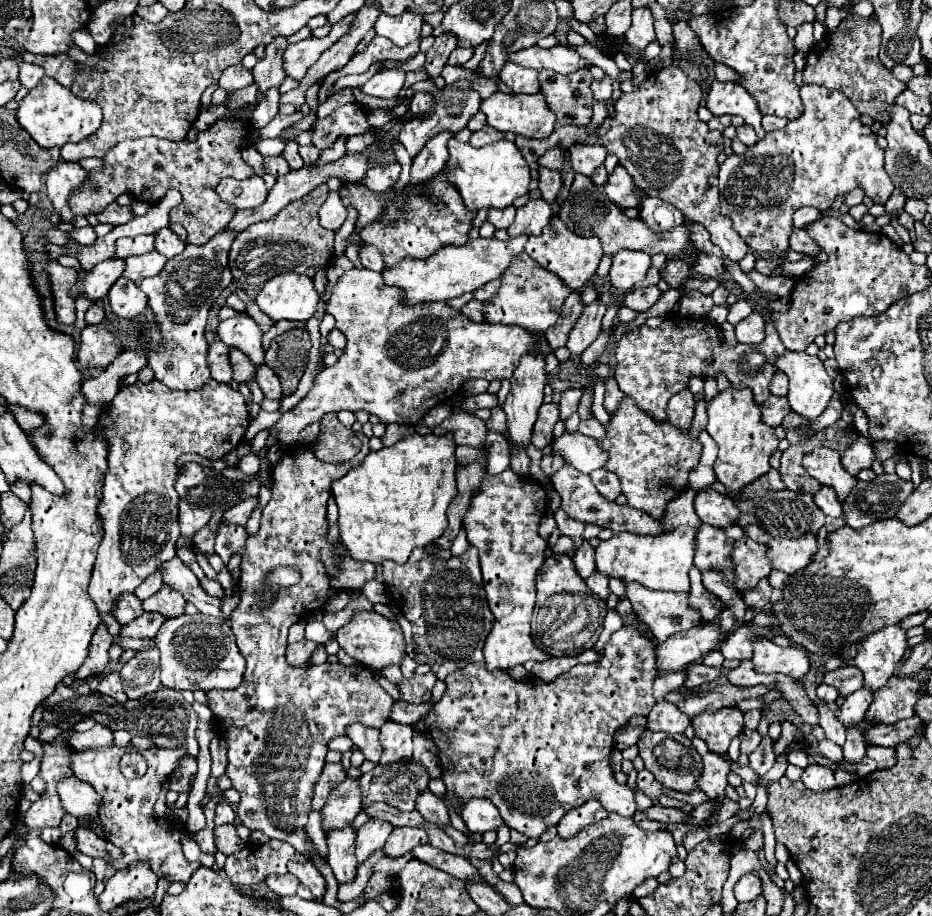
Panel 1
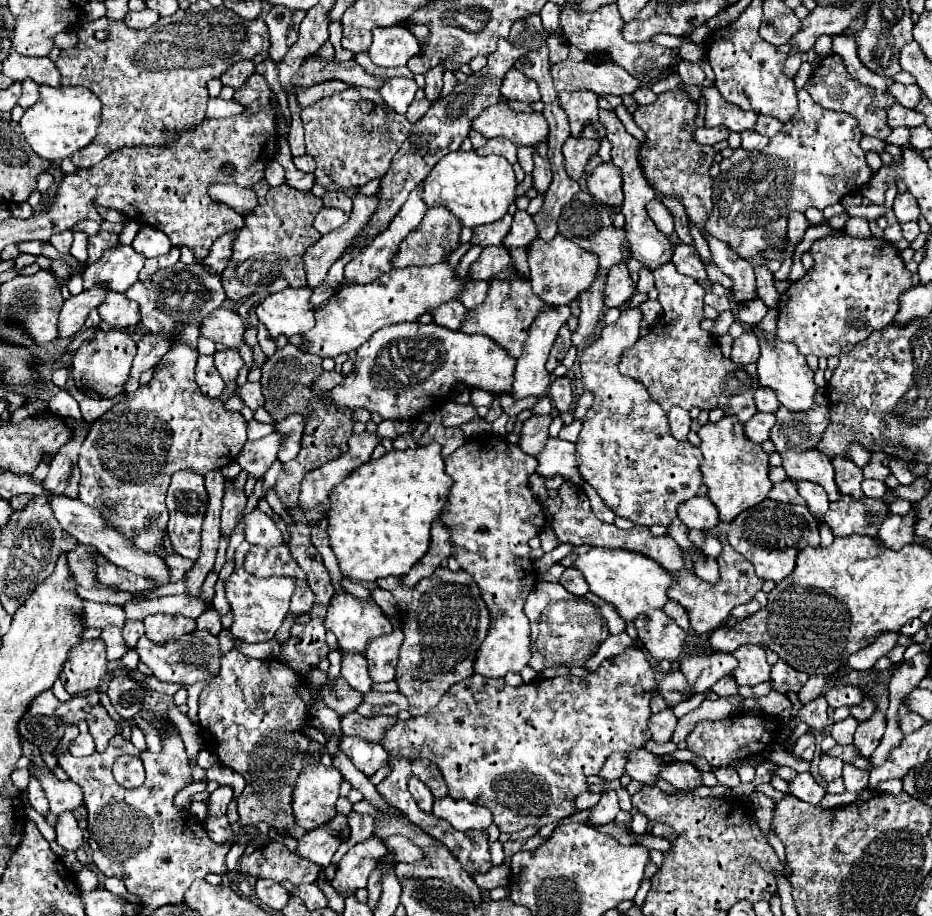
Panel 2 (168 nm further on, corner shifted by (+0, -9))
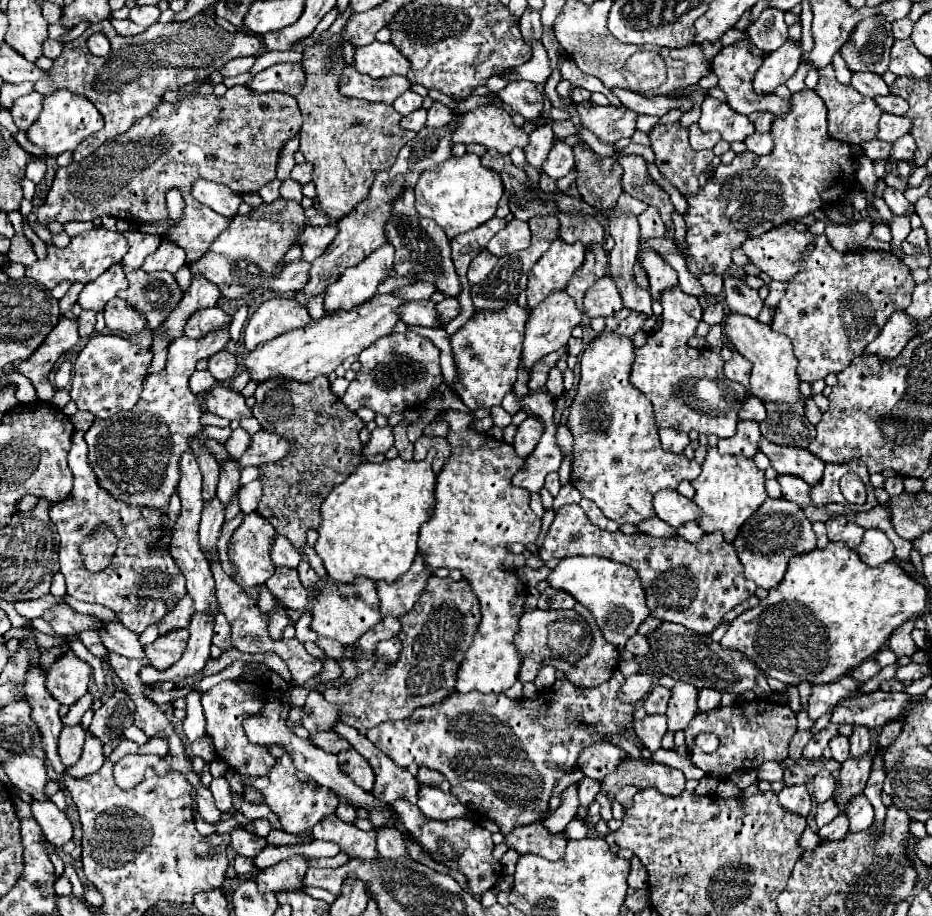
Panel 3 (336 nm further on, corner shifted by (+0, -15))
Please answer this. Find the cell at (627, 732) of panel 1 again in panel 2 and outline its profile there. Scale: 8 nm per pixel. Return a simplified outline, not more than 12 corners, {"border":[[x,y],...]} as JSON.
{"border":[[612,753],[606,759],[600,777],[606,781],[624,775],[628,753]]}

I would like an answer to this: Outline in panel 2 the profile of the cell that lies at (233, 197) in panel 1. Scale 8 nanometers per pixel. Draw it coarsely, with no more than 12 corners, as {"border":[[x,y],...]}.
{"border":[[212,185],[208,195],[242,215],[258,207],[254,189]]}

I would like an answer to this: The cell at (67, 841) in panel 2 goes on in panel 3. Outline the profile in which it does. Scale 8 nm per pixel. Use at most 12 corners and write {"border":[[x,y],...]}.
{"border":[[48,799],[34,801],[34,821],[52,845],[72,839],[66,813]]}

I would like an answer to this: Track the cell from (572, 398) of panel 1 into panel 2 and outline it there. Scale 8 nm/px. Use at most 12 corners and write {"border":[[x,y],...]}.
{"border":[[558,377],[550,385],[550,397],[560,413],[572,411],[570,379]]}

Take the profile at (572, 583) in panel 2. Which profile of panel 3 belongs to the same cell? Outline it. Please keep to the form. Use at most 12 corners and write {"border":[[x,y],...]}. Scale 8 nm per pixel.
{"border":[[548,587],[538,597],[538,609],[572,609],[576,599]]}

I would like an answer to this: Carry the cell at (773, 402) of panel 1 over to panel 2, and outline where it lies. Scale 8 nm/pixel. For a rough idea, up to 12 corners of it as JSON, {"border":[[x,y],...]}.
{"border":[[756,413],[744,431],[764,443],[776,425],[774,413]]}

